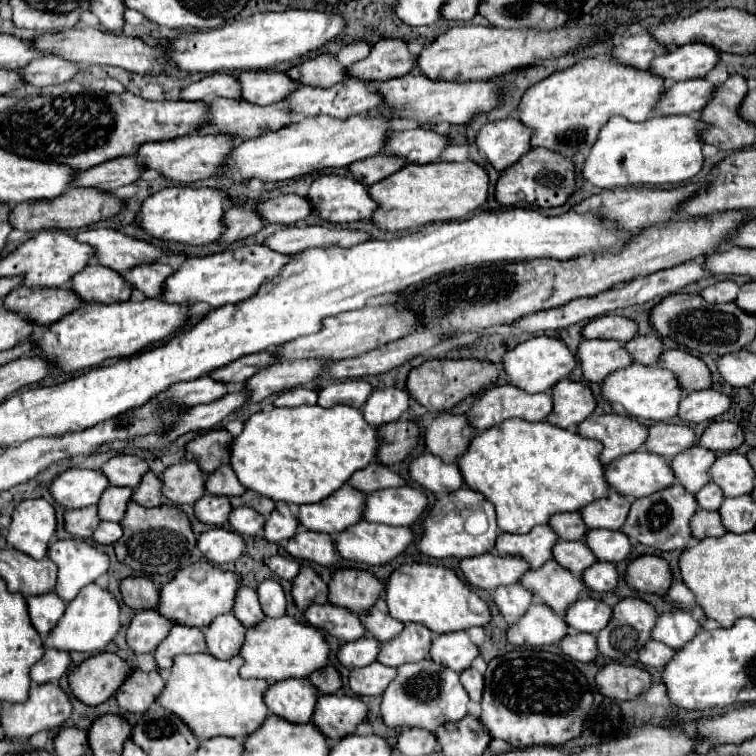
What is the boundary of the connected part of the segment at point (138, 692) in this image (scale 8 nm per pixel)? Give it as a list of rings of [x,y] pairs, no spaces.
[[[134,670],[134,674],[118,688],[116,700],[122,710],[140,714],[146,712],[146,708],[150,708],[150,704],[156,702],[162,688],[164,688],[164,680],[156,670],[148,674],[142,670]]]

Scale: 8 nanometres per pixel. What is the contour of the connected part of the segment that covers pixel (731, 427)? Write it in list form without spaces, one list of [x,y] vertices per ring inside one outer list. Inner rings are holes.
[[[714,422],[704,430],[700,438],[700,444],[714,452],[736,450],[740,448],[742,442],[744,442],[744,432],[734,422]]]

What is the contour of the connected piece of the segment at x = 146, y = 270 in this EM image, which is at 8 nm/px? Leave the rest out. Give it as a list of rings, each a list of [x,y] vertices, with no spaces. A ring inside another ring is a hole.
[[[152,262],[152,264],[130,268],[130,272],[124,272],[124,280],[134,290],[140,290],[146,298],[158,298],[158,294],[162,292],[164,280],[170,274],[172,274],[172,266],[162,262]]]

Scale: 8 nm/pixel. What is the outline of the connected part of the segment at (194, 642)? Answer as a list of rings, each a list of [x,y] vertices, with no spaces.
[[[176,624],[166,636],[166,640],[156,648],[154,658],[160,668],[172,668],[174,656],[196,654],[196,652],[206,652],[204,632],[198,628]]]

